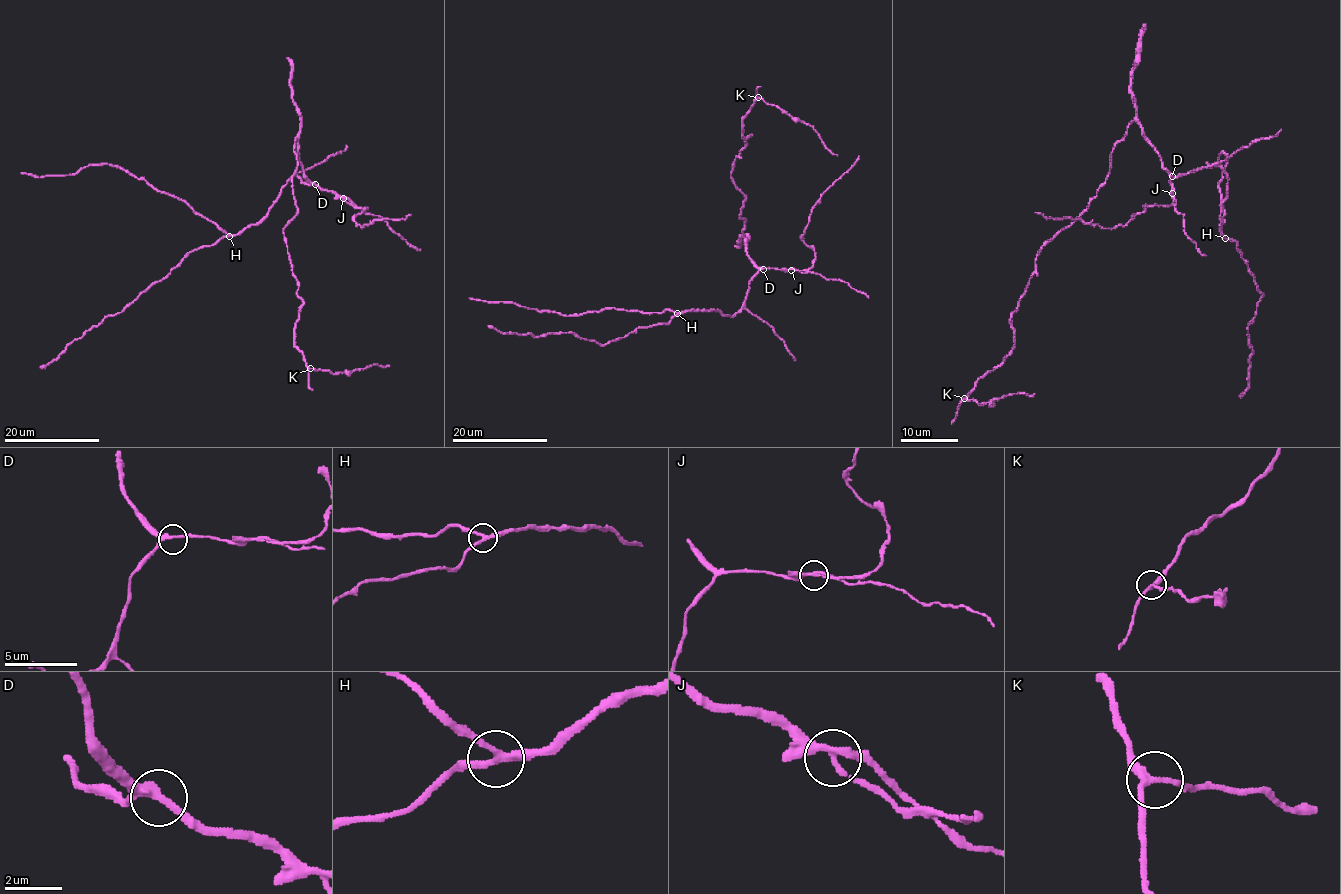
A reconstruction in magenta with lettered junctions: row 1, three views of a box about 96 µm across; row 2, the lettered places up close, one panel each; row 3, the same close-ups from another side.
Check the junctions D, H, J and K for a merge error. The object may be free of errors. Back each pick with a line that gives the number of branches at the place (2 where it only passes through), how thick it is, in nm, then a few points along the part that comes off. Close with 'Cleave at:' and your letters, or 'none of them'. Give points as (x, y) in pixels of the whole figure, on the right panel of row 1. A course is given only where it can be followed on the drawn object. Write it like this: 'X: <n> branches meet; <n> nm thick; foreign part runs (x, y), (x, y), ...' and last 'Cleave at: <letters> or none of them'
J: 3 branches meet; 220 nm thick; foreign part runs (1172, 194), (1173, 204), (1151, 205), (1124, 225), (1113, 228), (1101, 228), (1079, 220), (1046, 218), (1035, 212)
Cleave at: J

